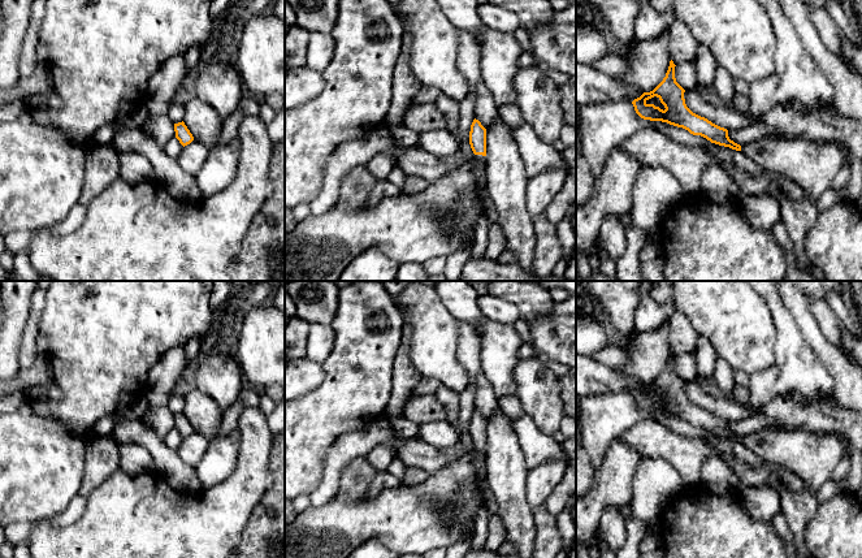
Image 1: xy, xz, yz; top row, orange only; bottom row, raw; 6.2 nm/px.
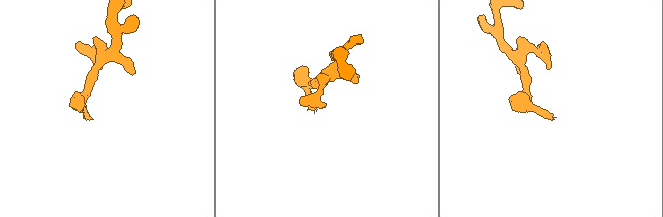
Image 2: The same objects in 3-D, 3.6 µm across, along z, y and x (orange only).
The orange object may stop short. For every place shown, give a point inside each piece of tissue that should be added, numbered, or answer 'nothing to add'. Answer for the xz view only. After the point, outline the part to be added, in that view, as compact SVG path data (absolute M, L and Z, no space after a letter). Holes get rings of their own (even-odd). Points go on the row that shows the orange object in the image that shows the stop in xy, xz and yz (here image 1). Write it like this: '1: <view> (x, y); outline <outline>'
1: xz (408, 228); outline M475 155L472 161L451 169L437 182L429 183L423 193L399 191L398 195L384 196L376 207L367 204L358 209L341 203L320 216L311 215L298 221L293 232L285 233L285 281L338 281L345 268L367 248L378 248L399 264L423 264L434 256L447 258L456 251L472 250L475 228L482 217L488 219L477 189L476 164L485 165L485 156Z

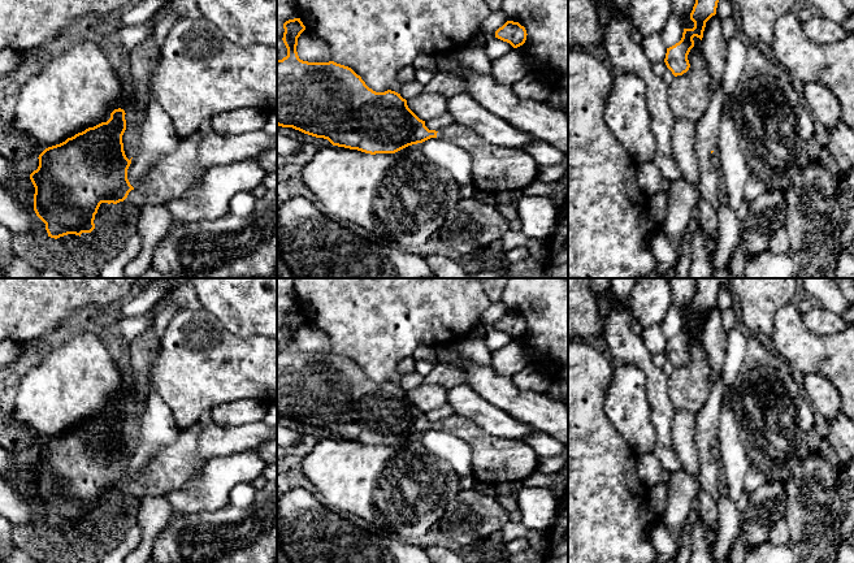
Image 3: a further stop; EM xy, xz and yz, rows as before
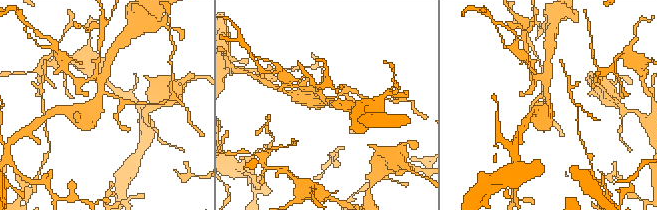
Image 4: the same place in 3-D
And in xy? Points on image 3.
1: xy (178, 172); outline M200 131L181 139L178 147L151 169L151 182L131 190L123 202L140 208L183 198L208 172L198 160L200 139Z

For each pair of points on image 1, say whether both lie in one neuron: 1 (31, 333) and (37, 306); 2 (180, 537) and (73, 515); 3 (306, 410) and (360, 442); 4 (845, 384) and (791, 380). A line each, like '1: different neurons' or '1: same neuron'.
1: same neuron
2: different neurons
3: different neurons
4: different neurons

